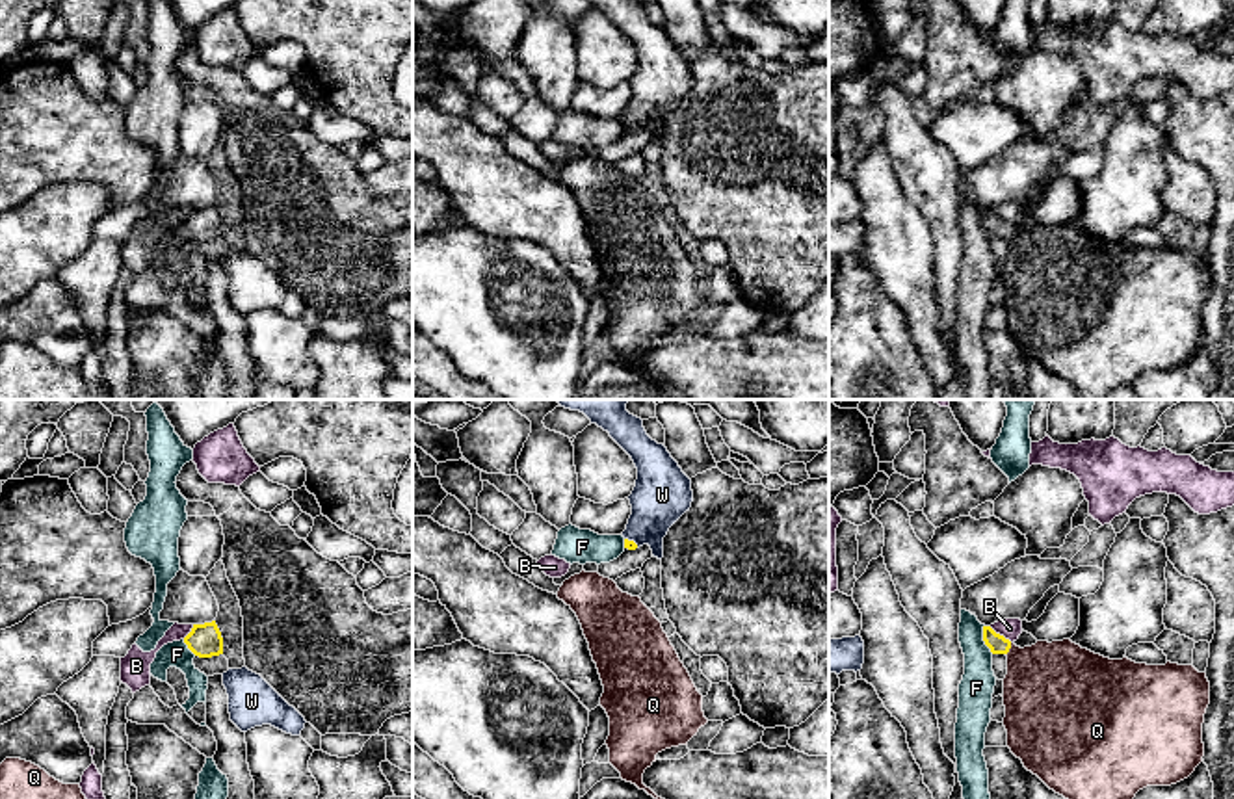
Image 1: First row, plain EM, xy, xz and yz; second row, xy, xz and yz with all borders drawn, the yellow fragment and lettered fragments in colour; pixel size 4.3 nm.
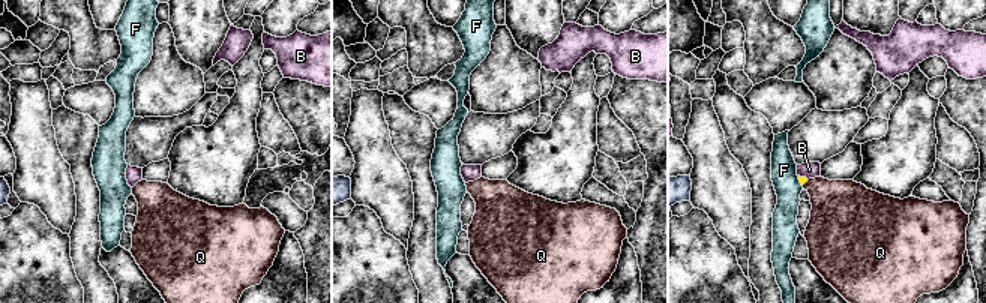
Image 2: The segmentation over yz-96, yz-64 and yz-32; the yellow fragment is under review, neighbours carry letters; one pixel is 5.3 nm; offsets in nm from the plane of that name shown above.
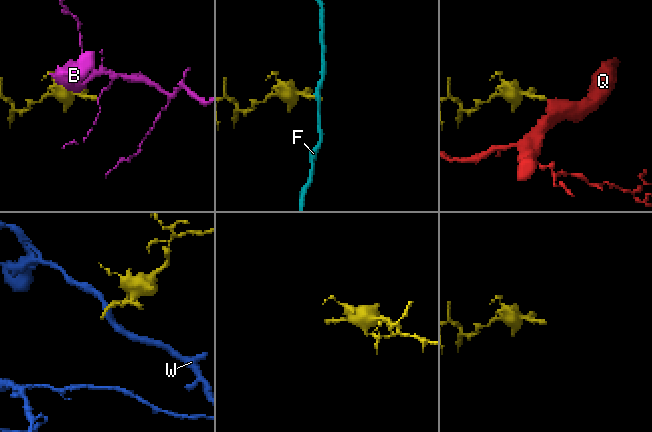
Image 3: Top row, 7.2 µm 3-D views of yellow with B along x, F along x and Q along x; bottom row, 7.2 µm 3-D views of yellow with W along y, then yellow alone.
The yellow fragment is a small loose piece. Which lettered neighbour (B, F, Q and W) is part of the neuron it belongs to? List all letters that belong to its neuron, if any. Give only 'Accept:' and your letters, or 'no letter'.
Accept: Q

